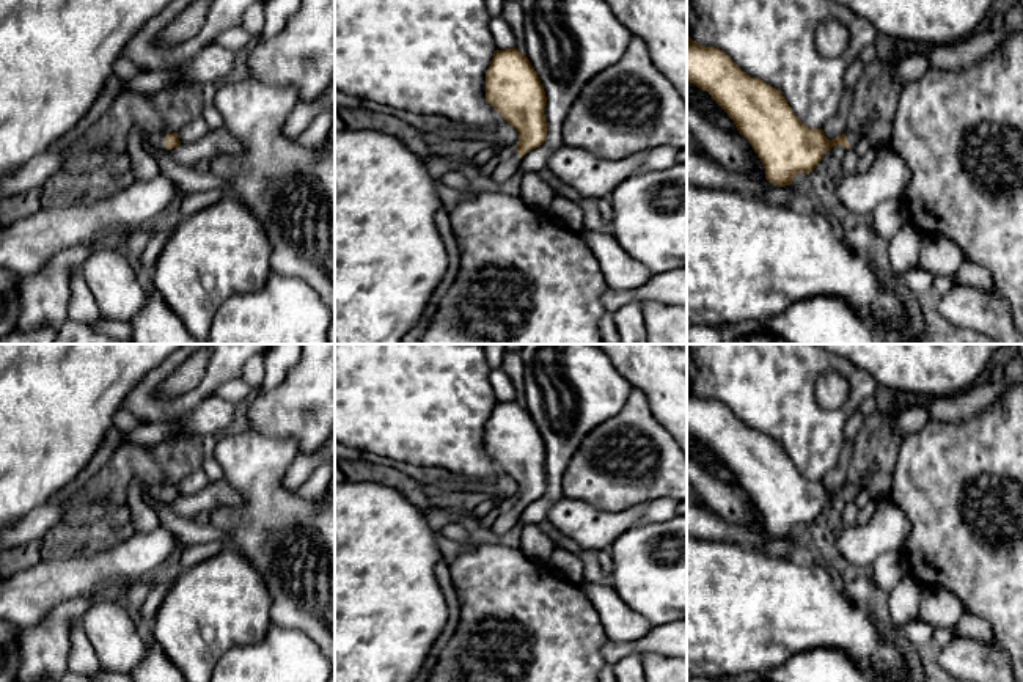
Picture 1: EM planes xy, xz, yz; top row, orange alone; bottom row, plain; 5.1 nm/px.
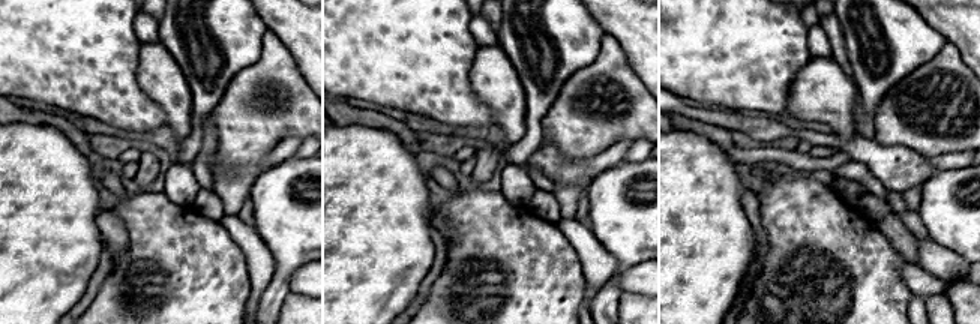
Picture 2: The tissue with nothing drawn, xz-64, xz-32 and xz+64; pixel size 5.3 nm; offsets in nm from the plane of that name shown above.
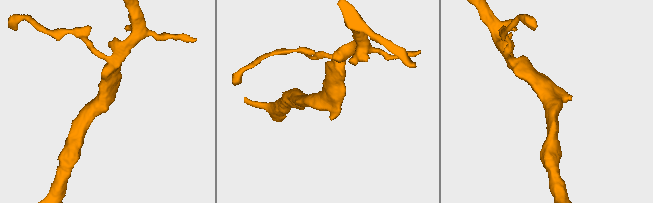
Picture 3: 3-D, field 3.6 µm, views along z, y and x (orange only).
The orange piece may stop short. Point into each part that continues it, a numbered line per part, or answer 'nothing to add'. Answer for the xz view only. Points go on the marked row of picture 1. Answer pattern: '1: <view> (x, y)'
1: xz (509, 159)

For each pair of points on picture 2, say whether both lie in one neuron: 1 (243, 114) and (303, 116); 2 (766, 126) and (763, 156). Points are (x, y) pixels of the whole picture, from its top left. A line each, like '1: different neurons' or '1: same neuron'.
1: same neuron
2: different neurons

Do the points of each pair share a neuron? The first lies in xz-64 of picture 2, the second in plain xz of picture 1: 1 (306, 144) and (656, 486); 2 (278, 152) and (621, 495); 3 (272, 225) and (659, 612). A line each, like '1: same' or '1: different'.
1: different
2: different
3: same

